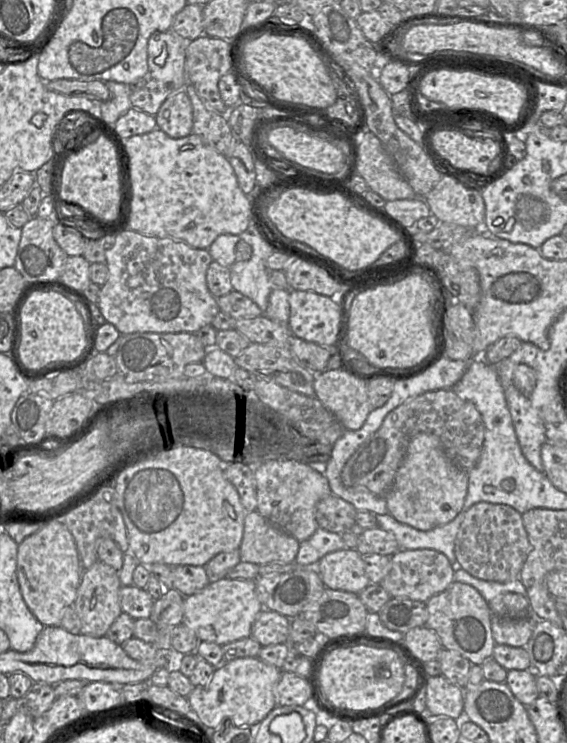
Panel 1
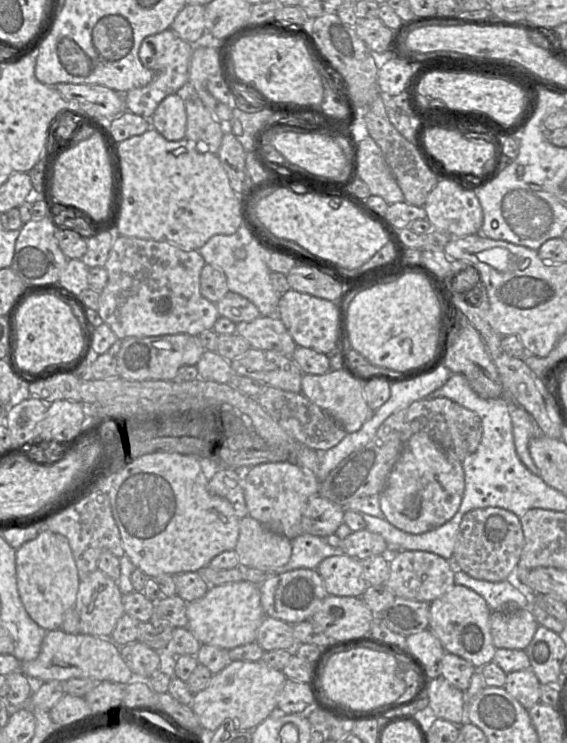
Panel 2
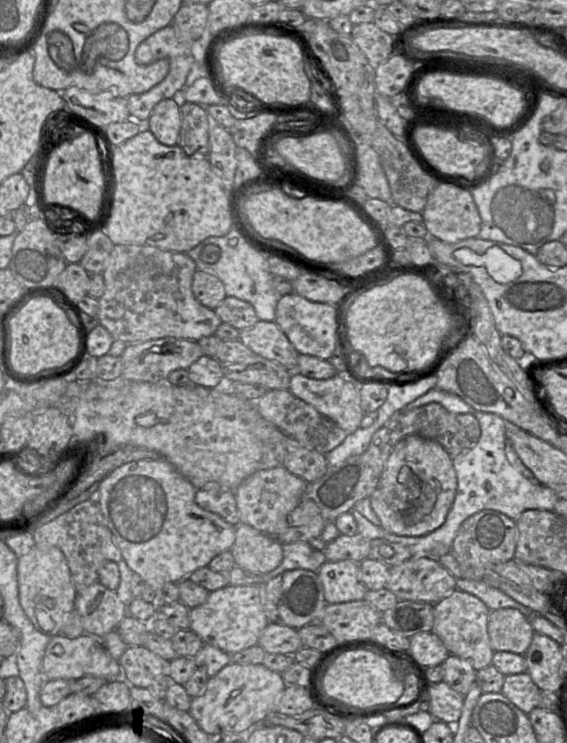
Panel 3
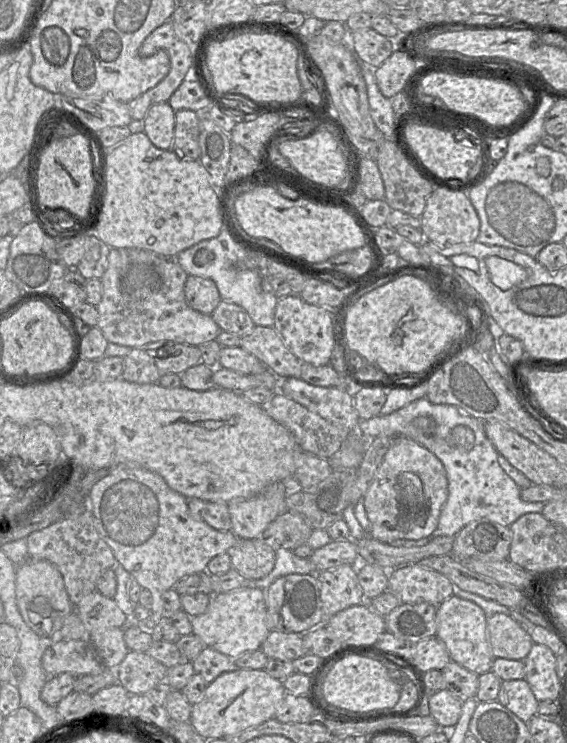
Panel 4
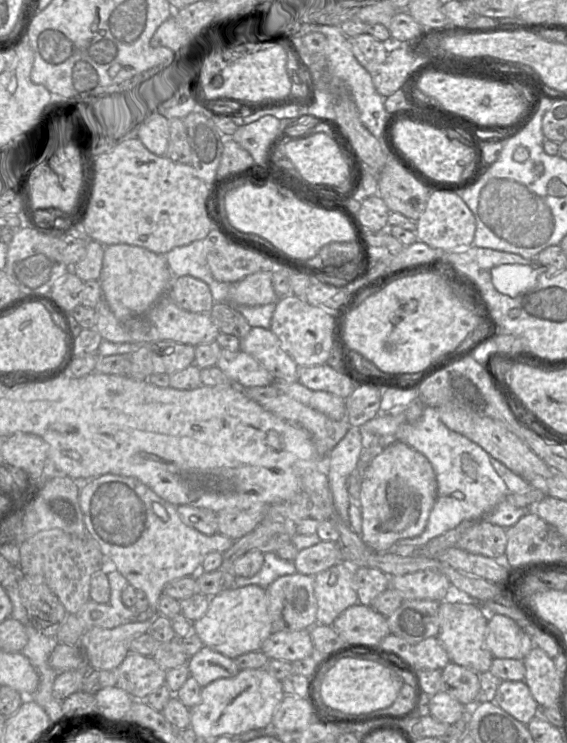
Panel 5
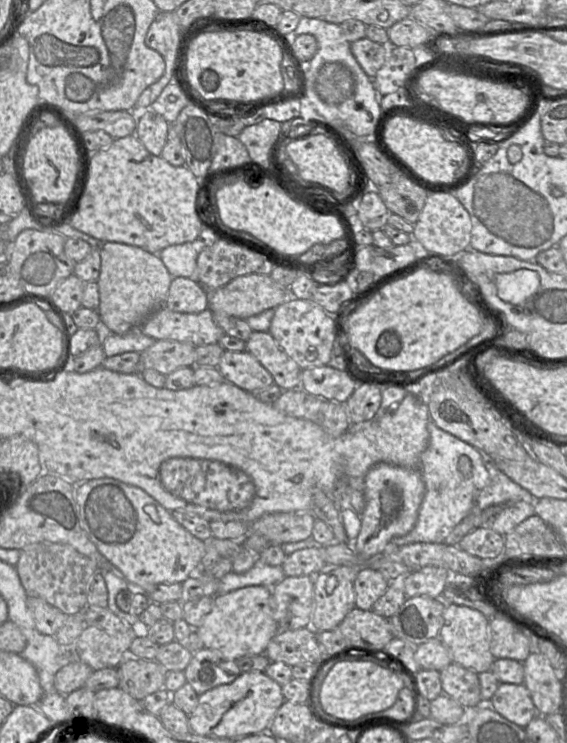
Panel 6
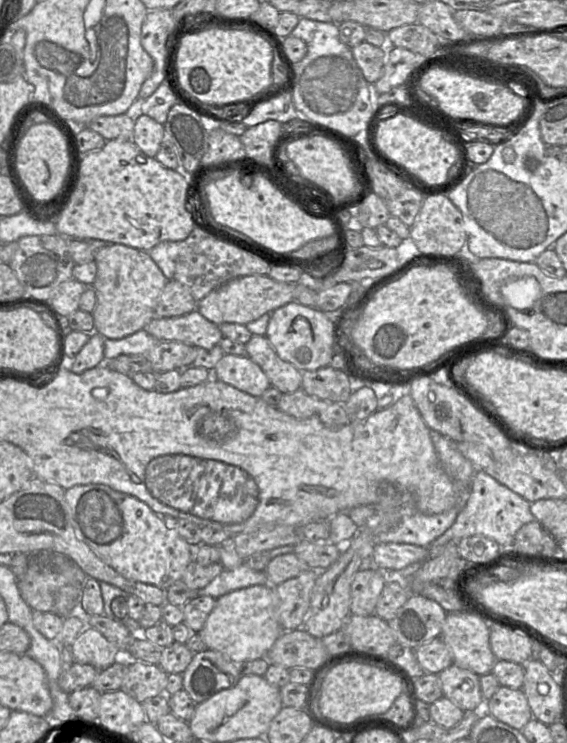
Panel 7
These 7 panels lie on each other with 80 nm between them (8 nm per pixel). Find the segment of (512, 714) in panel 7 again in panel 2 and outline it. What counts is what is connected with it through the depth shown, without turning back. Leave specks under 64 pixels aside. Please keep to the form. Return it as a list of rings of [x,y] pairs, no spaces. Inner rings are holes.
[[[531,669],[508,673],[504,688],[527,710],[540,702],[540,682]]]

